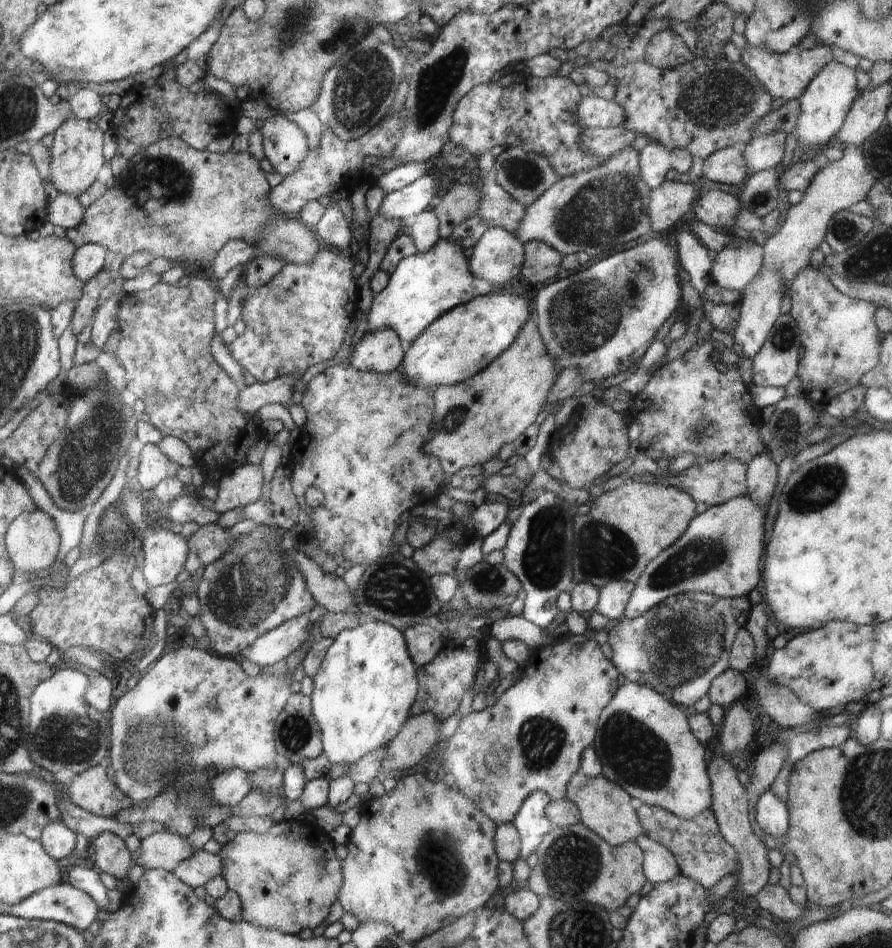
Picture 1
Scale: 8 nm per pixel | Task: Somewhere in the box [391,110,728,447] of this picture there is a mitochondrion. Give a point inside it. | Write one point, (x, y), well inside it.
(597, 206)

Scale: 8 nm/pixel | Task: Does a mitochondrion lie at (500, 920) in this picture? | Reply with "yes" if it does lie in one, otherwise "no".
no

